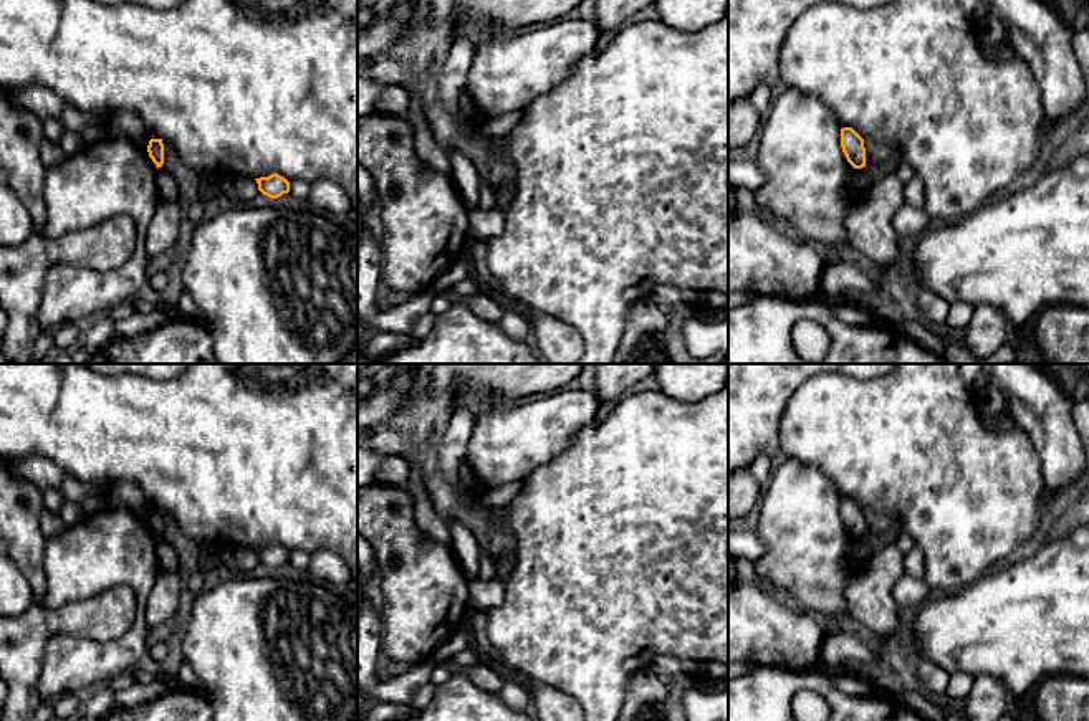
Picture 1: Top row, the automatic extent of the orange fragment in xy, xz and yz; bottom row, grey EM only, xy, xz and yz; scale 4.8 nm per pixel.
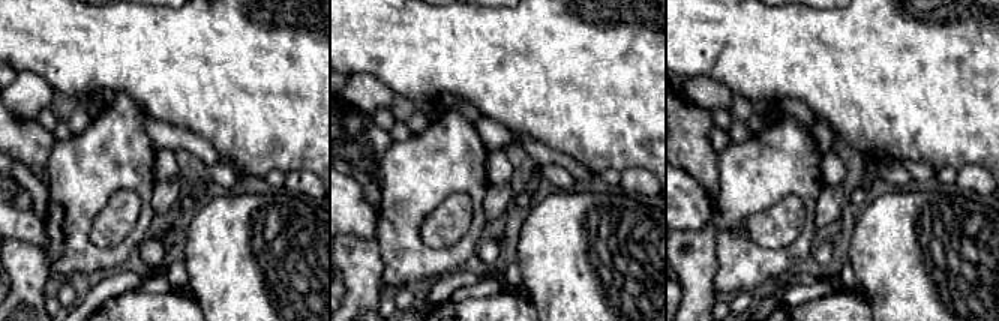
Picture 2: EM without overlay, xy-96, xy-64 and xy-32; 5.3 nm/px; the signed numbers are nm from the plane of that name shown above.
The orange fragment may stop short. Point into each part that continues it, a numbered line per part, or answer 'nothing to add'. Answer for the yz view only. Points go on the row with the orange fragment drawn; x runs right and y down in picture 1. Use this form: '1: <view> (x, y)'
nothing to add

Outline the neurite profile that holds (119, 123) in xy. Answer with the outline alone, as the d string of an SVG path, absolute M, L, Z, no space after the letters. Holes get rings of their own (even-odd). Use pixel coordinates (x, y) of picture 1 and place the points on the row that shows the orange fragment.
M126 109L114 111L104 117L104 132L109 136L126 136L142 149L147 149L152 137L142 119Z

